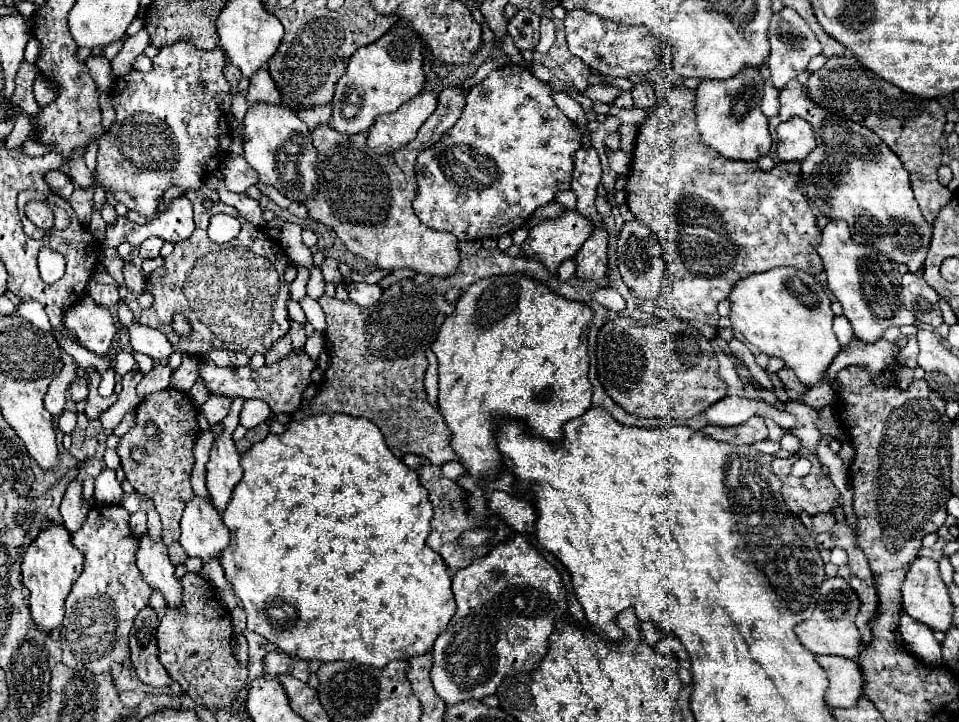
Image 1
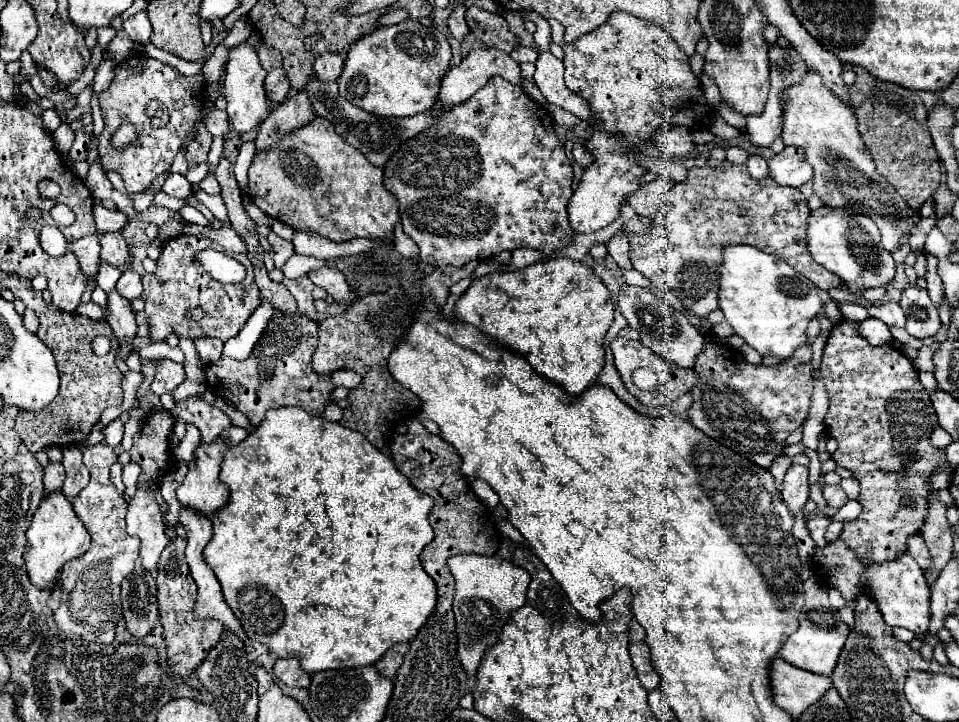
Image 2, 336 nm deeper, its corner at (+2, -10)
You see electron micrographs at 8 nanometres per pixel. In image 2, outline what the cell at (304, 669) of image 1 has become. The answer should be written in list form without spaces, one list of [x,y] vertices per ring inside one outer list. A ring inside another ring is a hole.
[[[284,658],[276,660],[274,664],[274,674],[286,684],[286,686],[298,686],[298,688],[308,688],[310,686],[310,674],[302,670],[300,662],[294,658]]]

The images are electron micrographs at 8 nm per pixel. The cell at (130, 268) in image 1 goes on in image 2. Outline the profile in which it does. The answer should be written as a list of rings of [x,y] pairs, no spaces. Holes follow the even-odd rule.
[[[104,232],[104,234],[96,234],[100,238],[100,246],[102,246],[102,260],[114,264],[120,270],[126,270],[126,240],[120,232]]]

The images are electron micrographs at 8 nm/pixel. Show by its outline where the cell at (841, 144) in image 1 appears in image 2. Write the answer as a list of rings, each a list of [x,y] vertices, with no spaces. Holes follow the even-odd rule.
[[[810,70],[802,82],[790,86],[782,96],[784,146],[798,146],[804,150],[806,162],[814,168],[814,192],[826,206],[848,206],[874,218],[882,232],[882,246],[894,252],[906,232],[910,232],[912,218],[906,214],[908,204],[894,192],[876,172],[876,164],[858,134],[858,120],[852,110],[842,104],[824,84],[818,72]]]

